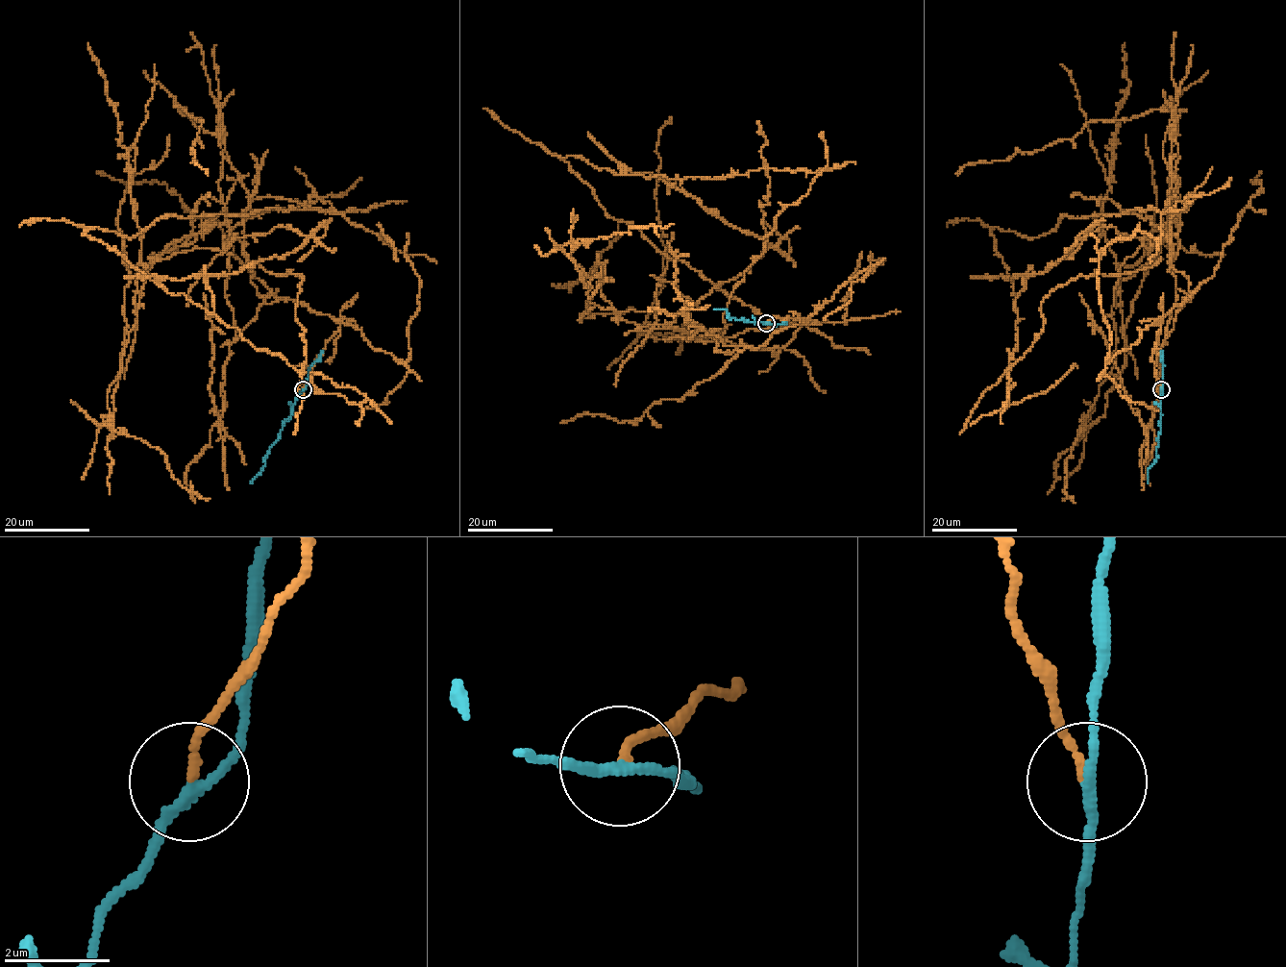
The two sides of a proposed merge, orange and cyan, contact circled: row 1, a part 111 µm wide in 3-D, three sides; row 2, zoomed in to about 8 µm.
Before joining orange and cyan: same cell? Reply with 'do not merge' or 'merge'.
do not merge

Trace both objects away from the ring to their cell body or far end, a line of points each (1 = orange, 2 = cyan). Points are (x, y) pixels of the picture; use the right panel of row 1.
1: (1161, 389), (1178, 240), (1110, 225), (1008, 280), (1007, 370), (1051, 291), (1161, 257)
2: (1161, 389), (1161, 431), (1157, 458), (1149, 471), (1149, 483)

